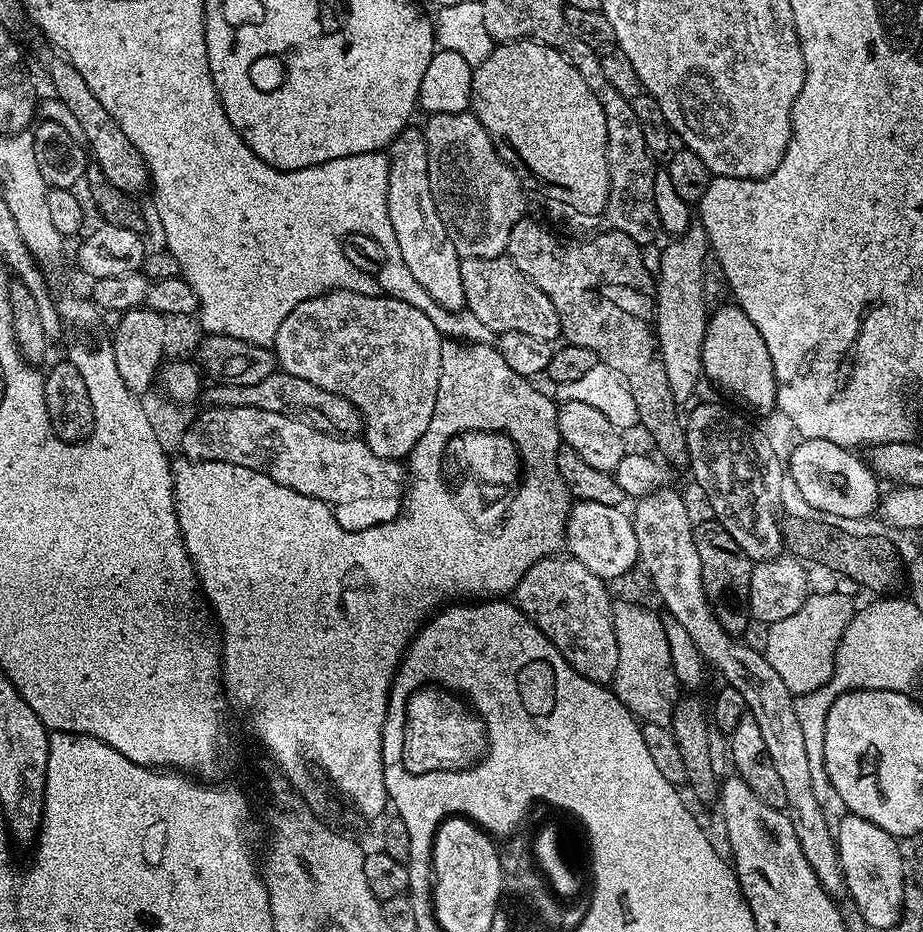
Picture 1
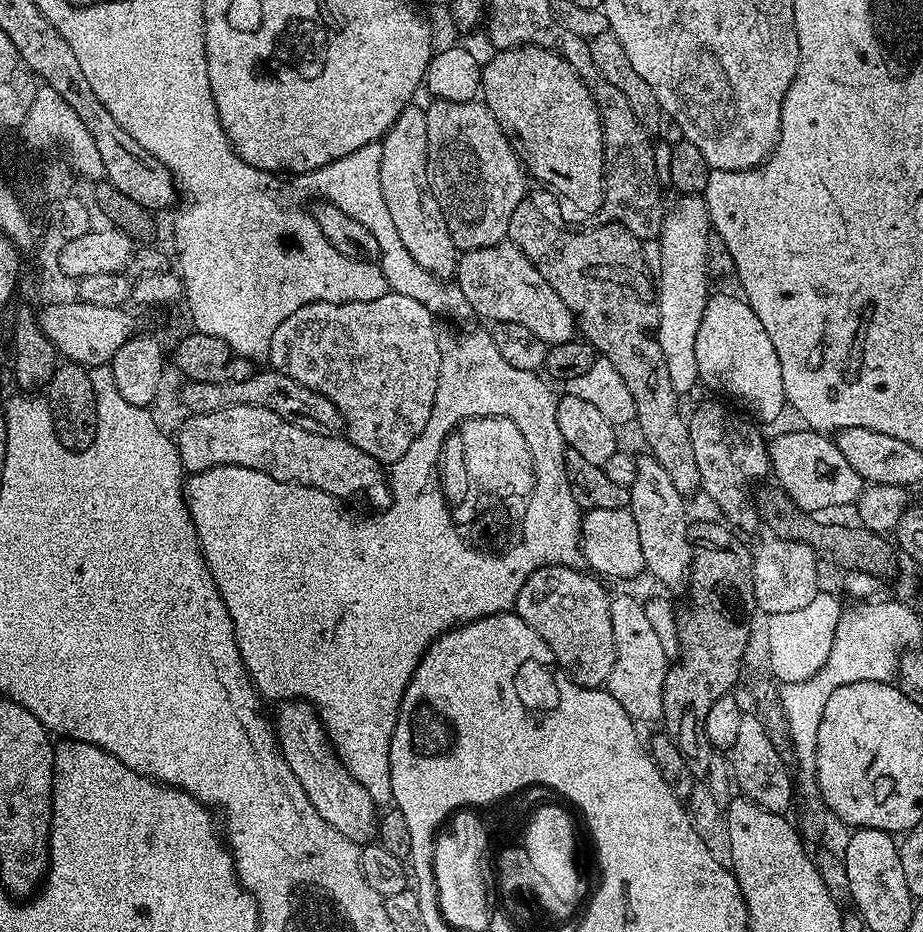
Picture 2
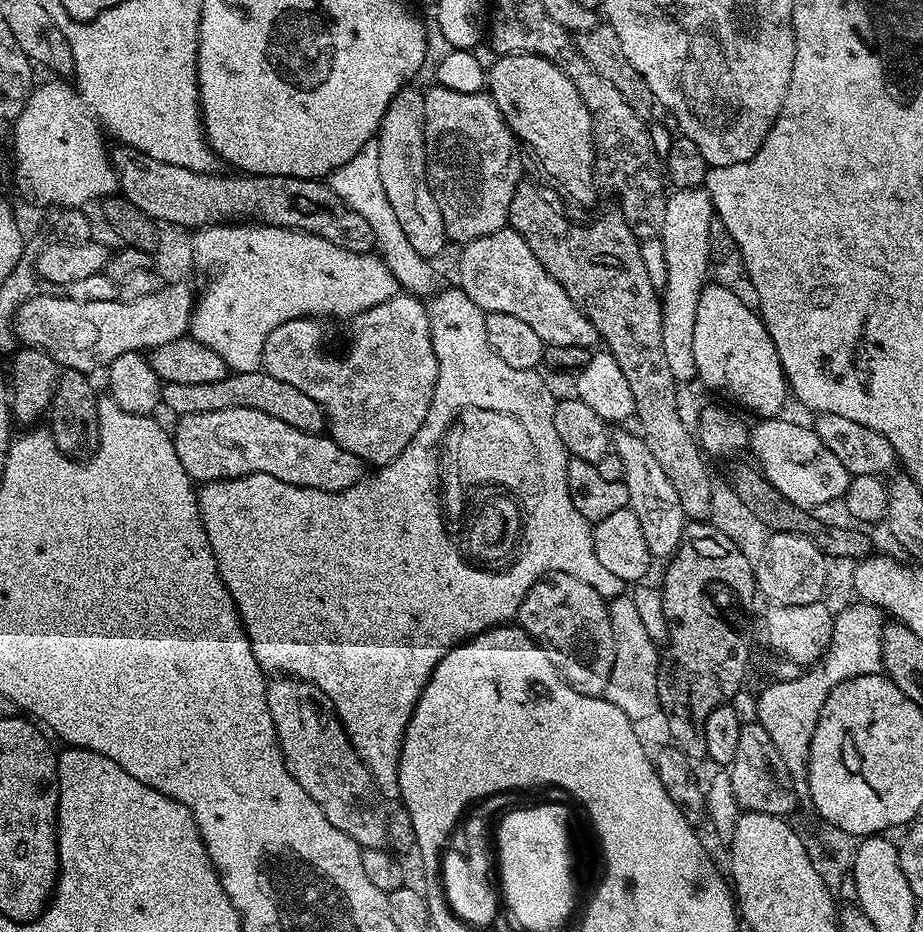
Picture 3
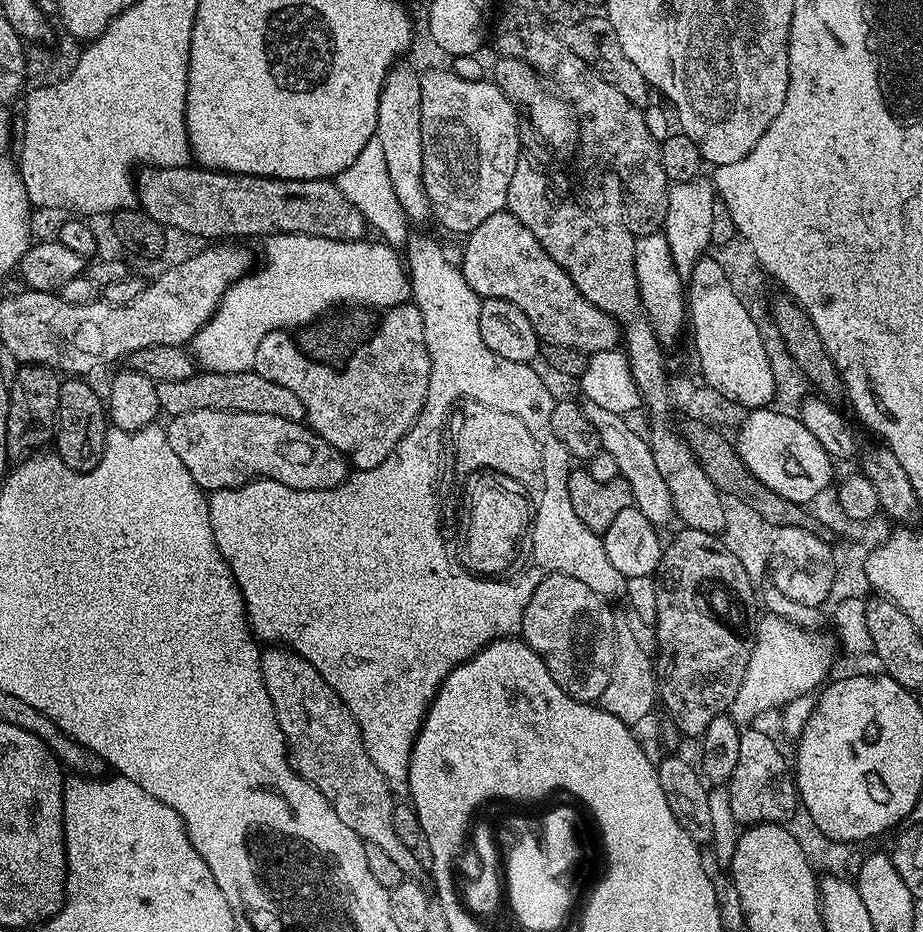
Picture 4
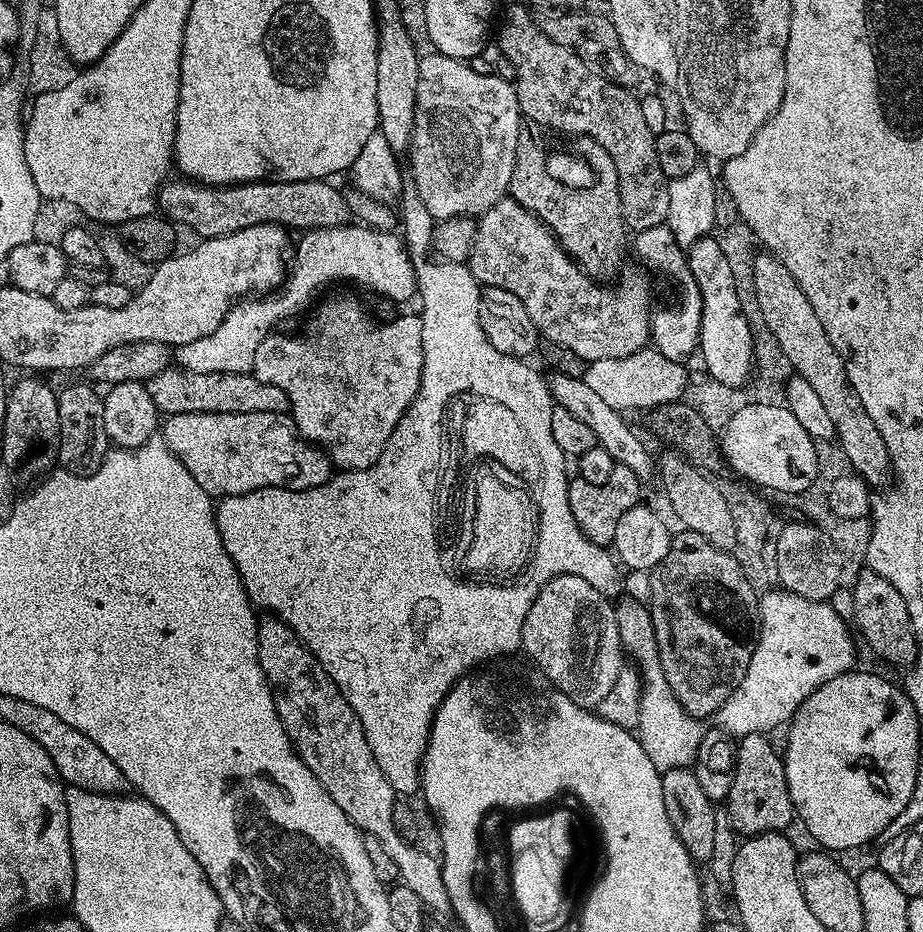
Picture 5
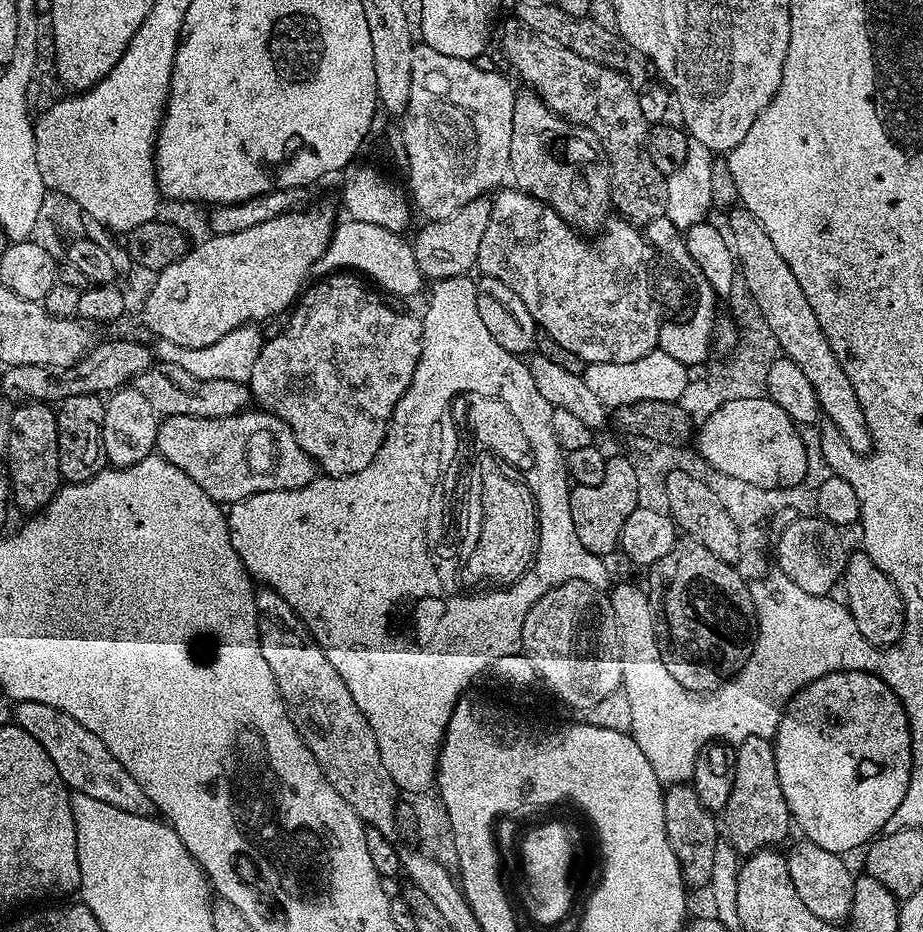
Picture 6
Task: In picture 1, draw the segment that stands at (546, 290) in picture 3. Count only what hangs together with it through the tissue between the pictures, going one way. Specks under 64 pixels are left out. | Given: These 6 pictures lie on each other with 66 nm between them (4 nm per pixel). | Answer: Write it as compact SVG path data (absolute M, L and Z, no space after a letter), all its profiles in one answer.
M507 255L494 258L461 259L462 290L466 308L475 317L488 326L494 333L519 330L522 334L531 334L533 338L555 341L560 336L558 310L554 310L554 302L528 280L518 266L508 259Z

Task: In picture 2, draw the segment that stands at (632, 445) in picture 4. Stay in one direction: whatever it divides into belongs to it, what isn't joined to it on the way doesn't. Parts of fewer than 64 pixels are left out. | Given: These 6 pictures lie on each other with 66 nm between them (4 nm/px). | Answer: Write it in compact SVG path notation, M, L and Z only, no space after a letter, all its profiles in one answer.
M650 454L636 456L636 477L630 489L630 507L634 523L638 526L638 538L642 545L642 558L647 575L652 575L668 588L685 587L692 566L692 544L688 541L690 517L684 509L686 497L678 494L670 474L658 466Z

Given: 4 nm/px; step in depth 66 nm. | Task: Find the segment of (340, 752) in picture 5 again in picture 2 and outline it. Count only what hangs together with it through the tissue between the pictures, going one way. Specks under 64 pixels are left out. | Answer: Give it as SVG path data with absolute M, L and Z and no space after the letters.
M302 699L281 703L279 708L280 713L274 716L277 740L287 765L293 770L315 810L328 825L333 826L340 834L345 834L354 843L363 846L375 841L378 836L378 805L337 758L336 750L316 709Z

